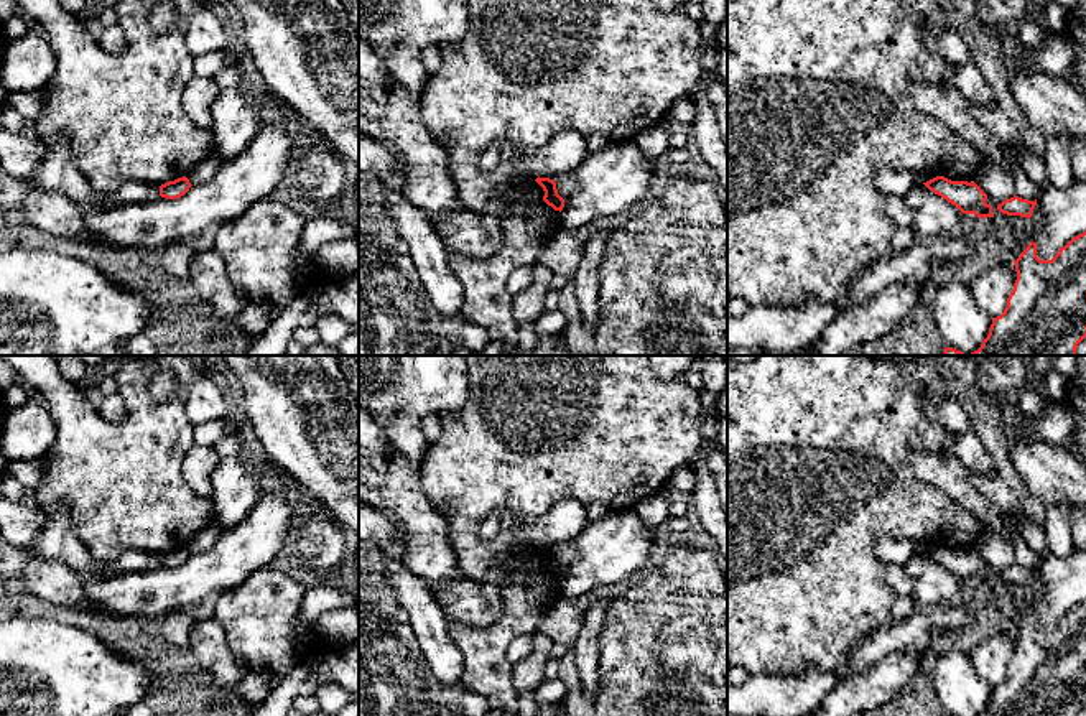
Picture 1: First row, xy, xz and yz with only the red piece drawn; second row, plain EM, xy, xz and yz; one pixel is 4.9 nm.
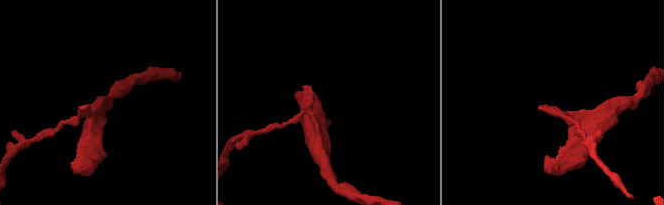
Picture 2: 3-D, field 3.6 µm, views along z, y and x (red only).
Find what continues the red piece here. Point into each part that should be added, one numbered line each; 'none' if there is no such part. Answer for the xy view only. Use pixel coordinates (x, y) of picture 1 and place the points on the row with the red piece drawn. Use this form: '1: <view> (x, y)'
none

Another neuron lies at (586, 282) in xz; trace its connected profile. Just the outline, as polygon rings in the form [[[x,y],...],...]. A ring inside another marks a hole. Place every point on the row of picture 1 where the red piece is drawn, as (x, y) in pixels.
[[[594,229],[582,244],[582,257],[571,280],[582,323],[594,332],[599,321],[599,268],[609,229]]]

